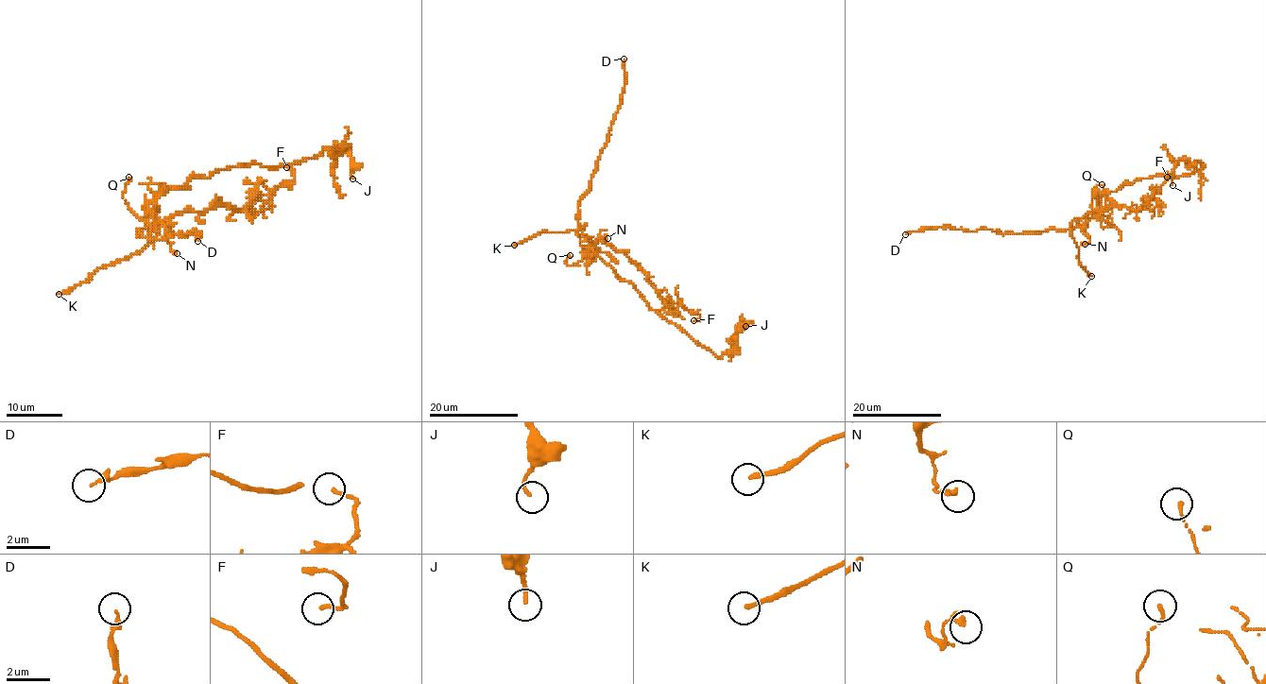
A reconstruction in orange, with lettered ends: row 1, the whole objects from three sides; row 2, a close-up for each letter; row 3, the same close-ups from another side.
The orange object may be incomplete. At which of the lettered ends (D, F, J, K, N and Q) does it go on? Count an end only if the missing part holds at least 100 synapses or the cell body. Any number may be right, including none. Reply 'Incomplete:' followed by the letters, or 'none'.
Incomplete: K

